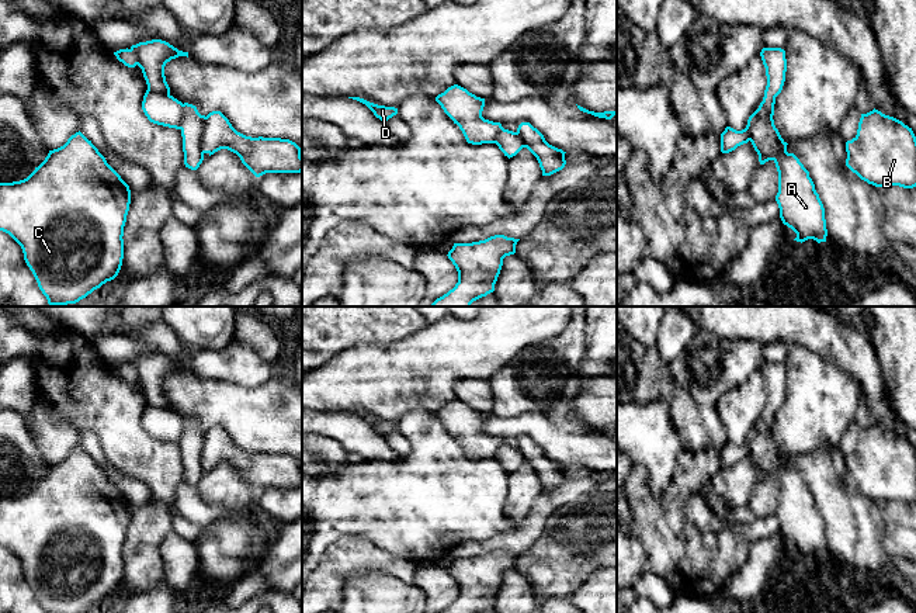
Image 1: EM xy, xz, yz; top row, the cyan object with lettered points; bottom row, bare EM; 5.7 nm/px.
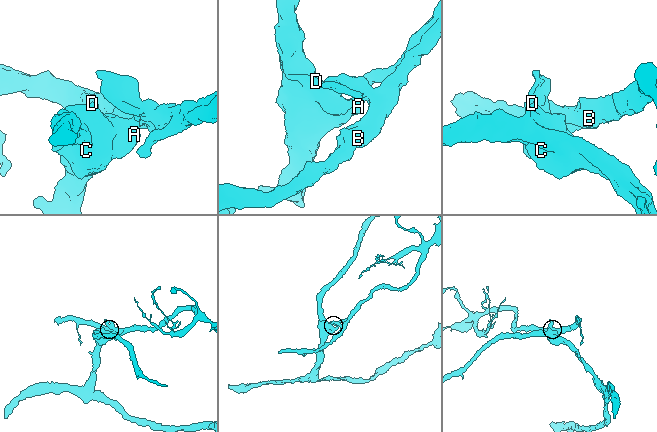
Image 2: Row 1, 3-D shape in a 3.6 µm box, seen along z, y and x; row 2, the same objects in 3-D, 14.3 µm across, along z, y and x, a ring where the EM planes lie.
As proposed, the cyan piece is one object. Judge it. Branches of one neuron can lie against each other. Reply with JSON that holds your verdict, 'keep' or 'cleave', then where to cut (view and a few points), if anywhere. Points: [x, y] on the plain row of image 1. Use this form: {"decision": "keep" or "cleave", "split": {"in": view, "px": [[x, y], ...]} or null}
{"decision": "cleave", "split": {"in": "xy", "px": [[205, 432], [201, 440], [203, 468]]}}

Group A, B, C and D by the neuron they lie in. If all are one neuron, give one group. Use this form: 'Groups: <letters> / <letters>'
Groups: A C D / B

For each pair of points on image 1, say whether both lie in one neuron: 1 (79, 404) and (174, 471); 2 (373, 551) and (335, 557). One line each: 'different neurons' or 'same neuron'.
1: same neuron
2: same neuron

